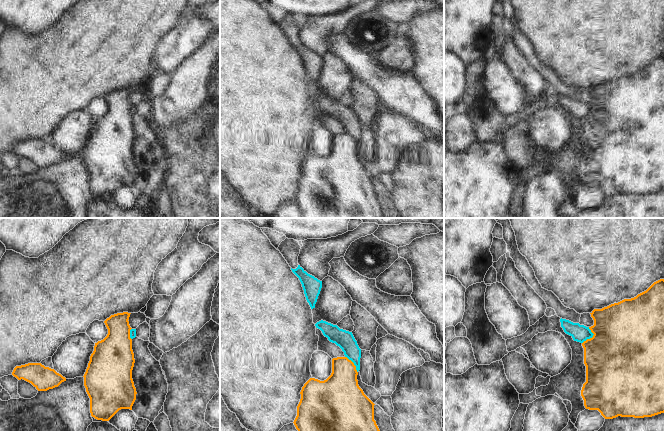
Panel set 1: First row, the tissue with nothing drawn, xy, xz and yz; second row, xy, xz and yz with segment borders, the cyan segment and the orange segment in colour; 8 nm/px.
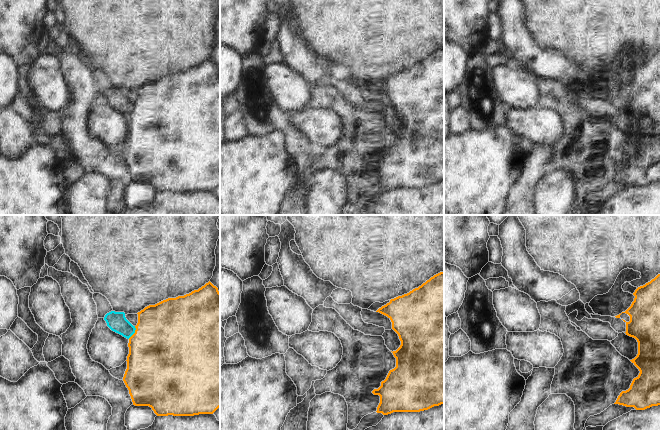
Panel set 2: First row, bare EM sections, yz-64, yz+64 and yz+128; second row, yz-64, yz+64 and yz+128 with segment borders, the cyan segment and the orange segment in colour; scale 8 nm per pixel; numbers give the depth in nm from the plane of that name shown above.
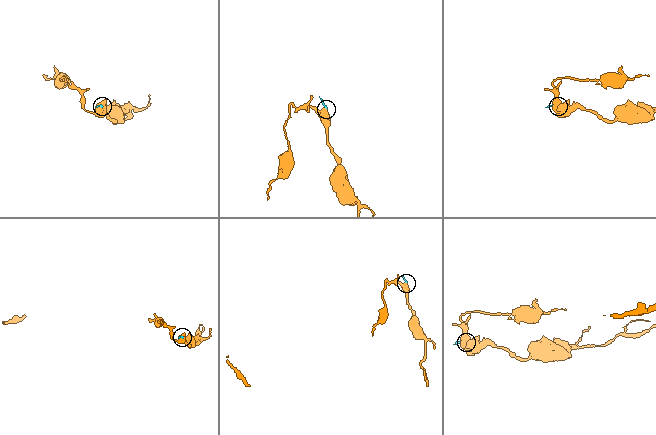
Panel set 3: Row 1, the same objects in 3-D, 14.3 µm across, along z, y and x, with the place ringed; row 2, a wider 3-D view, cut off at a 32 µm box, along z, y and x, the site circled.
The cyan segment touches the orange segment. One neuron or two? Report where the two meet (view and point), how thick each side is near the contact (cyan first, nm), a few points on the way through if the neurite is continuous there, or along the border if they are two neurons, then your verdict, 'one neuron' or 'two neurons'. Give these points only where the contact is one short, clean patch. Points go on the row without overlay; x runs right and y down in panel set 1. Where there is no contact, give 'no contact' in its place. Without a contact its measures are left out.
contact yz (591, 113); calibres 140 and 500 nm; border yz (589, 103), (593, 111), (582, 119); two neurons

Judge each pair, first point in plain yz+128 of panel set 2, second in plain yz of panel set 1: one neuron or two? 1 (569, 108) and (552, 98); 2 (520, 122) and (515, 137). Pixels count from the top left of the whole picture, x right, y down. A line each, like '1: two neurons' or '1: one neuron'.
1: one neuron
2: two neurons

